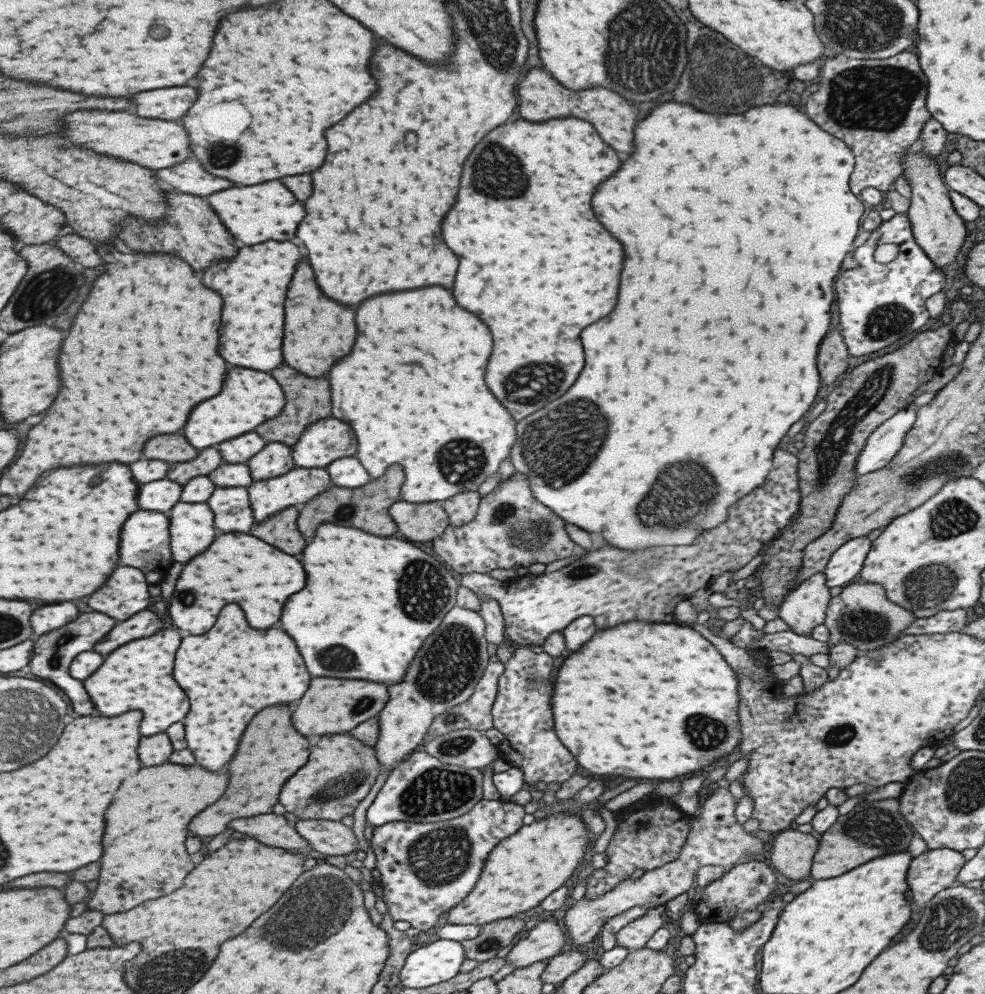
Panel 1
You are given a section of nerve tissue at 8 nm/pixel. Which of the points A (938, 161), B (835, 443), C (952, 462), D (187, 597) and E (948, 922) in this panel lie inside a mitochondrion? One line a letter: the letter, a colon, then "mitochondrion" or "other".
A: other
B: mitochondrion
C: mitochondrion
D: mitochondrion
E: mitochondrion

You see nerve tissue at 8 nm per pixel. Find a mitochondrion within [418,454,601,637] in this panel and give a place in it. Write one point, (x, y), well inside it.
(531, 534)

